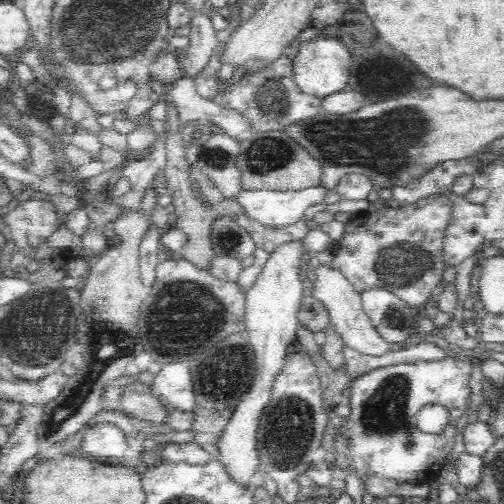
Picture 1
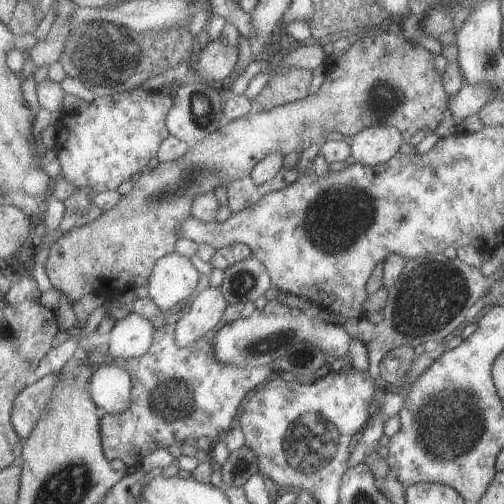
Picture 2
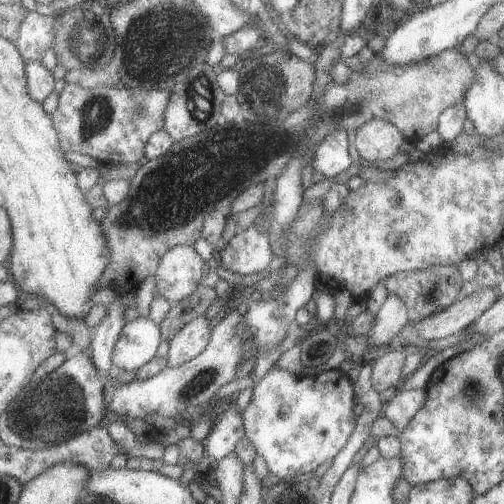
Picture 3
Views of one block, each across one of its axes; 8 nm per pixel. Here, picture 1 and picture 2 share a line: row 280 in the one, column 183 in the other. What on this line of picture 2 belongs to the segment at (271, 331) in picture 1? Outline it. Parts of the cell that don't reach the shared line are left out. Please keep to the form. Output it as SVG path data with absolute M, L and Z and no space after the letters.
M167 254L151 272L147 286L149 298L159 310L173 310L177 304L193 300L199 290L201 274L191 264L191 258L181 254Z

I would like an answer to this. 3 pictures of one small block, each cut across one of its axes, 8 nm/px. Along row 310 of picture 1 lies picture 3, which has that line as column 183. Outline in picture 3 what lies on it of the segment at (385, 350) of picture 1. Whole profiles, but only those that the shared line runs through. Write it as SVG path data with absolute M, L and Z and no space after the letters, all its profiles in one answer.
M205 316L193 320L187 328L183 328L171 342L169 342L169 354L167 354L167 366L169 368L181 368L187 362L199 358L207 346L211 344L213 330L211 320Z

